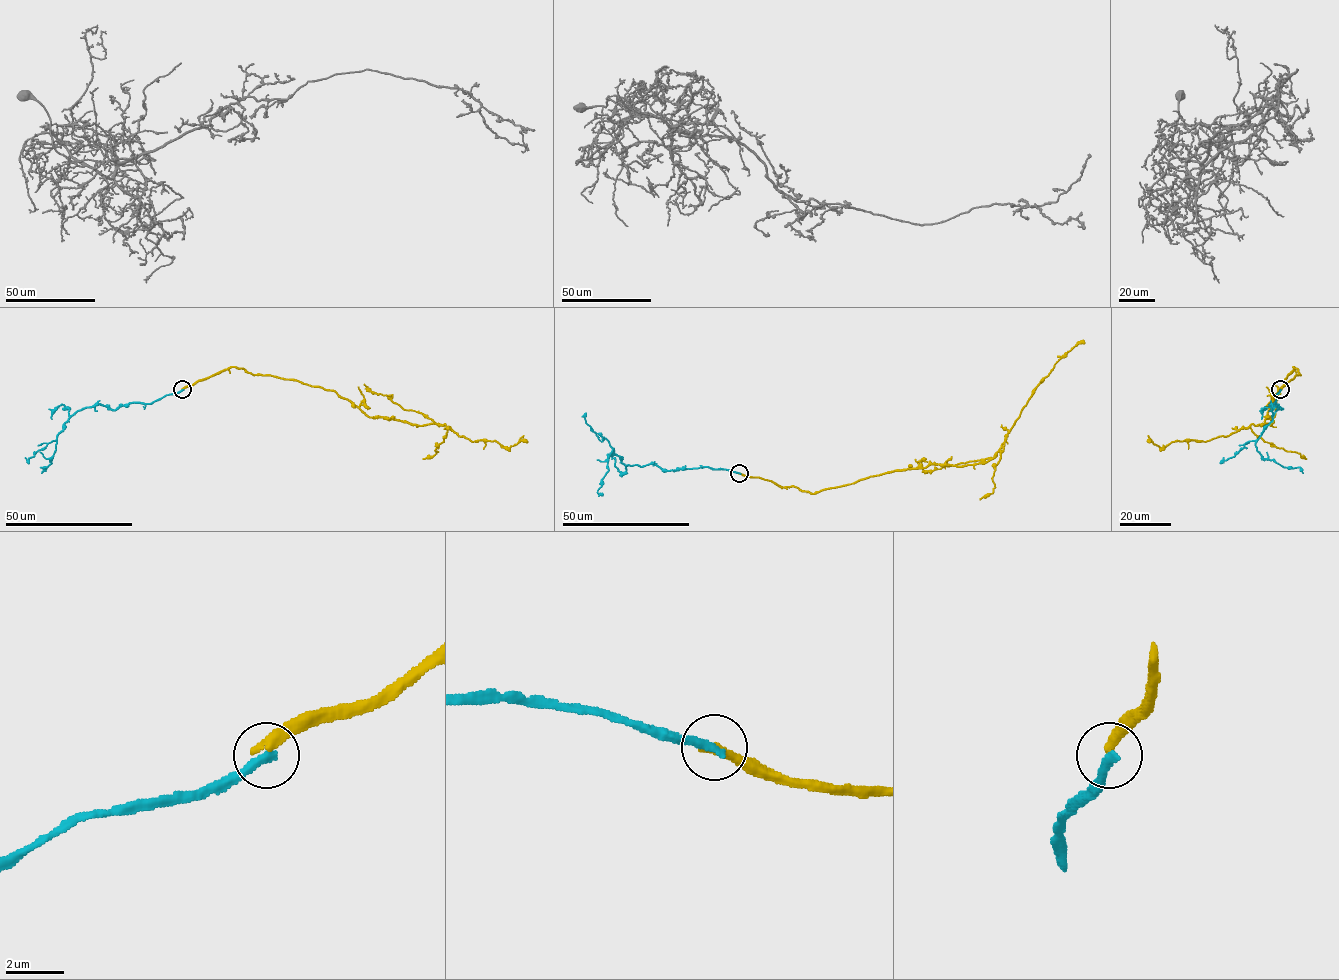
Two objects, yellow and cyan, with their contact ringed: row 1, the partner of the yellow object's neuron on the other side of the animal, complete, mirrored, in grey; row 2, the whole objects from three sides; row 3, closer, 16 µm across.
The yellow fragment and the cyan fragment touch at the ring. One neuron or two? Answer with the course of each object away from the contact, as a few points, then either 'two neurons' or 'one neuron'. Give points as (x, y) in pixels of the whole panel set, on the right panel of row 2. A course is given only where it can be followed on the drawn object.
yellow via (1280, 389), (1297, 369), (1300, 375), (1279, 390), (1270, 425), (1160, 448), (1149, 442) | cyan via (1280, 389), (1273, 403), (1277, 409), (1270, 405), (1272, 420), (1256, 450), (1264, 458), (1300, 467), (1303, 473) | two neurons

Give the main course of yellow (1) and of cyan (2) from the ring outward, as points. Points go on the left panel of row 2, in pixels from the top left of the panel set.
1: (183, 389), (238, 367), (334, 390), (373, 417), (444, 424), (470, 441), (497, 441), (509, 448), (527, 442)
2: (183, 389), (151, 403), (77, 410), (58, 434), (51, 463), (40, 467), (41, 473)

